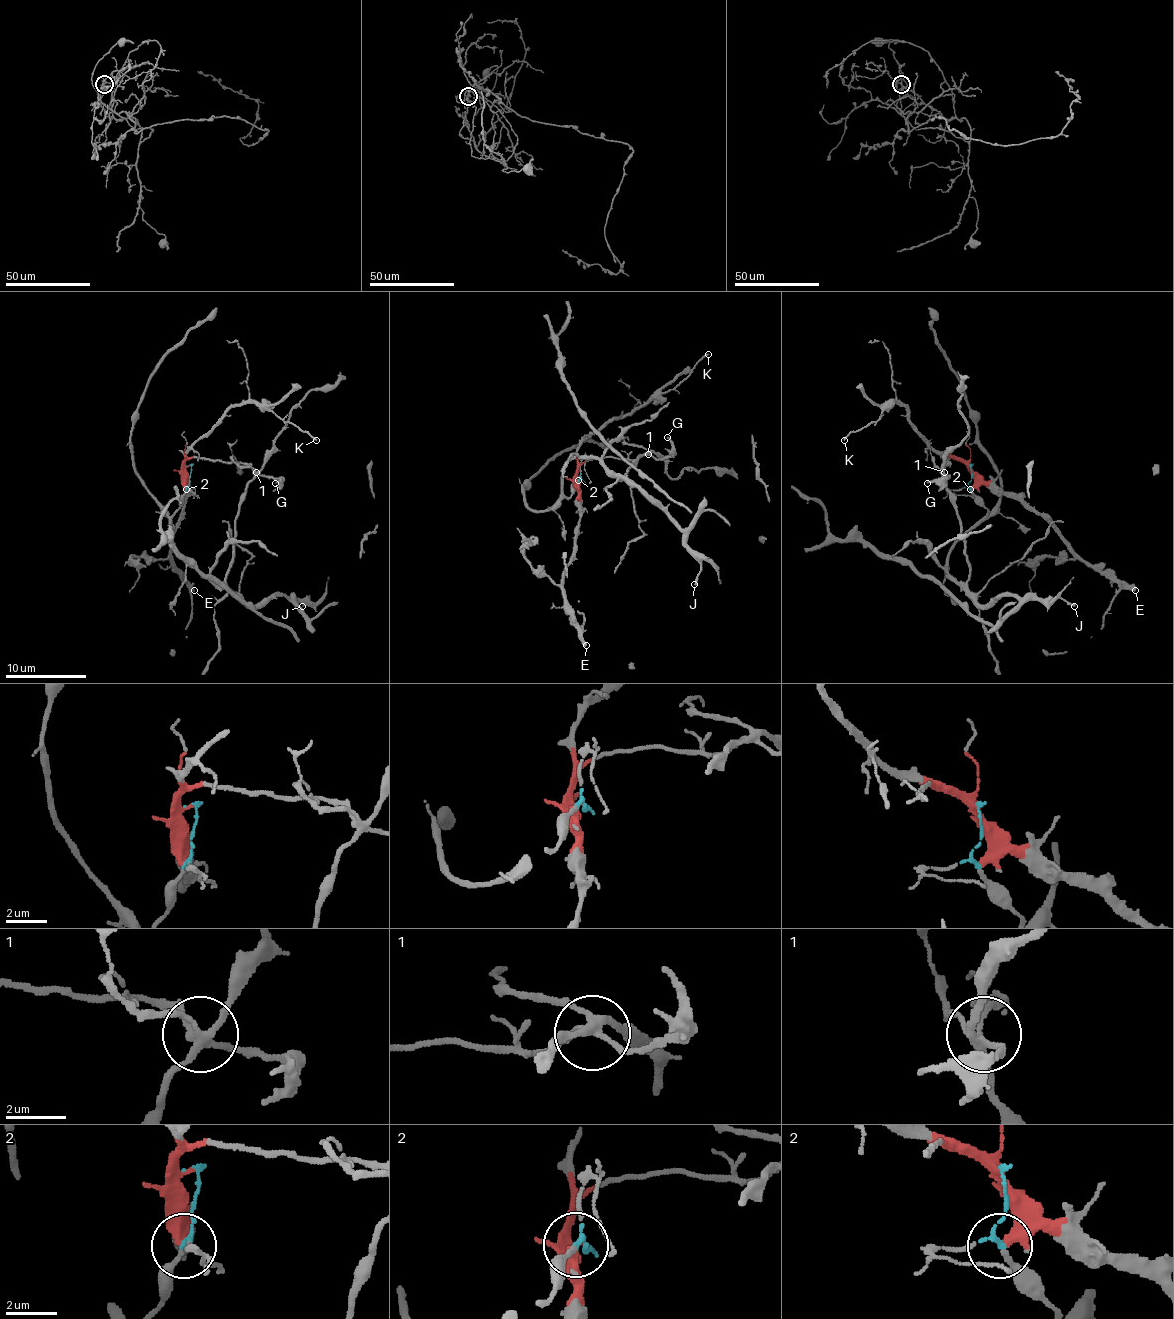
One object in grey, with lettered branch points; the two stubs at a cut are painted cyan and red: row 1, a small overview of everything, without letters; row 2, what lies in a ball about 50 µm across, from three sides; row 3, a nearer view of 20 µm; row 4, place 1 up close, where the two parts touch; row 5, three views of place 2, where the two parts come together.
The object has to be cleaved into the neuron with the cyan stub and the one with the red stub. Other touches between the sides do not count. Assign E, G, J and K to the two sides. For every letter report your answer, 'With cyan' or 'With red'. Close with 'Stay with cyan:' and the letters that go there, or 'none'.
E: With red
G: With red
J: With cyan
K: With red
Stay with cyan: J

